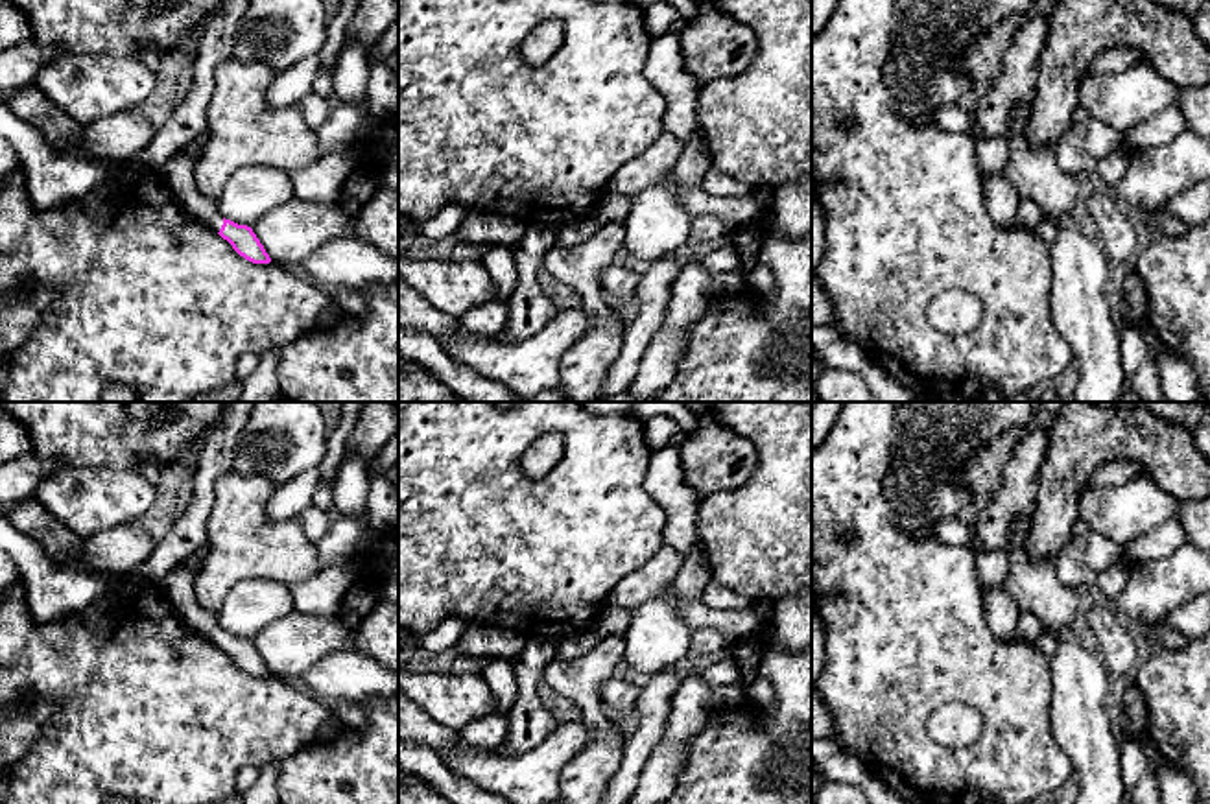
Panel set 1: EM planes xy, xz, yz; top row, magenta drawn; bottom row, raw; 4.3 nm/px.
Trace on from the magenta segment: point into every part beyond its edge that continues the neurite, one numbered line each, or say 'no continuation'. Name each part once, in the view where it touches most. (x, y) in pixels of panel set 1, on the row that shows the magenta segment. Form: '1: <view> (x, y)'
1: xy (179, 172)

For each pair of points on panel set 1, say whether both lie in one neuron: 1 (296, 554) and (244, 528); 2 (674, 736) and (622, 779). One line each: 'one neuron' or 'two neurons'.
1: one neuron
2: two neurons

